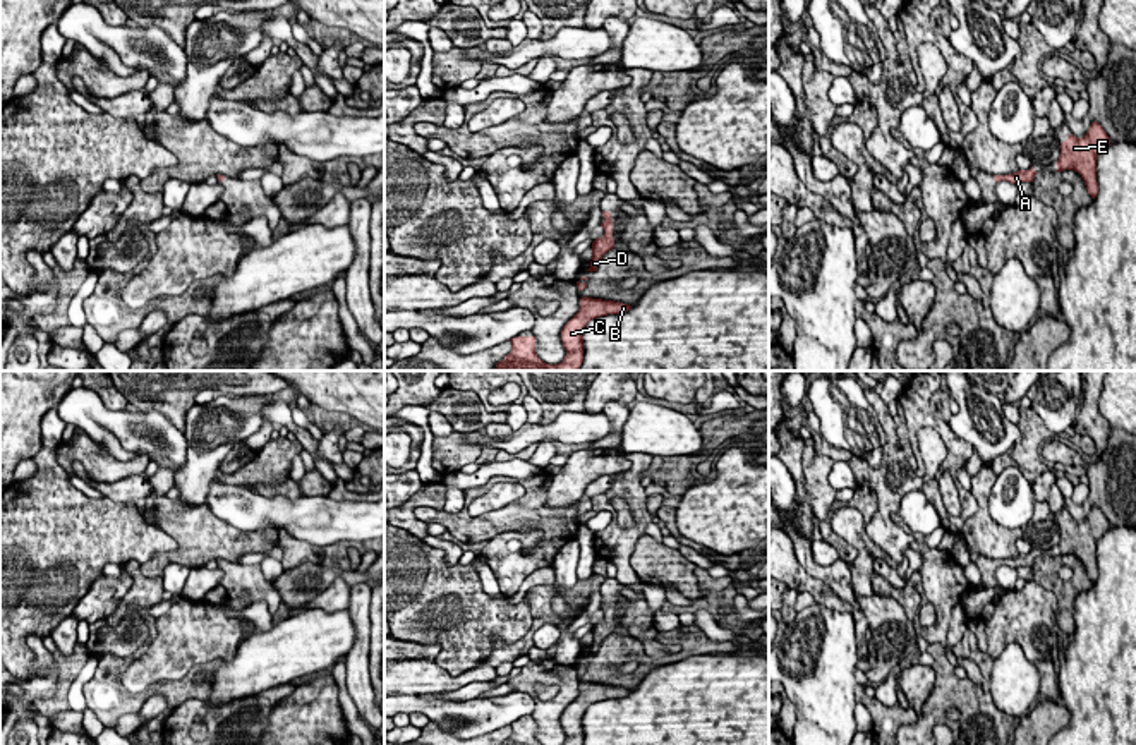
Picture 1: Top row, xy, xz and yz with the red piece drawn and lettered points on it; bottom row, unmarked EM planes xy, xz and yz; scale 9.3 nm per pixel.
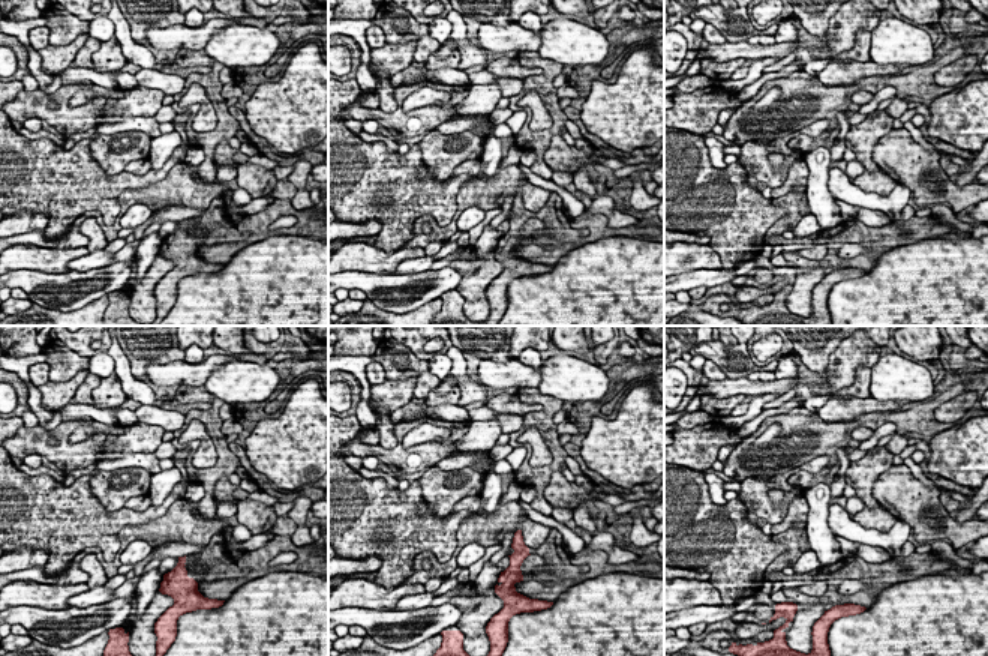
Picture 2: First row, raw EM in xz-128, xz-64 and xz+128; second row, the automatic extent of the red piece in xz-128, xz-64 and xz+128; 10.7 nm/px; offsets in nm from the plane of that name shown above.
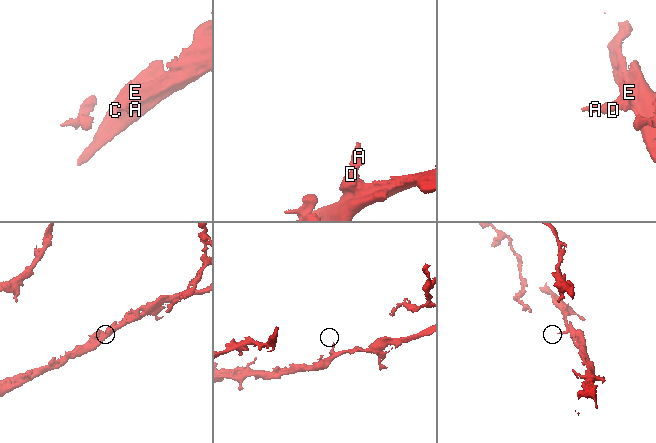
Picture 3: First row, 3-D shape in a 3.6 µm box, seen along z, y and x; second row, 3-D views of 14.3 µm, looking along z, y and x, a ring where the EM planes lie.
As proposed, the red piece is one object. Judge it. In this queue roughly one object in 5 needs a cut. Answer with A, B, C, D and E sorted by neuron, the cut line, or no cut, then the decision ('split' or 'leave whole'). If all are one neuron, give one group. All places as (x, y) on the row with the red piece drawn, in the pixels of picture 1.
A B C D E; no cut; leave whole

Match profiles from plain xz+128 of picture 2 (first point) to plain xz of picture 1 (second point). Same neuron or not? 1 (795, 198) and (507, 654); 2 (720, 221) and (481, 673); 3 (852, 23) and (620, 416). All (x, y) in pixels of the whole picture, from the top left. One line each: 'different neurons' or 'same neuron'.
1: same neuron
2: different neurons
3: different neurons

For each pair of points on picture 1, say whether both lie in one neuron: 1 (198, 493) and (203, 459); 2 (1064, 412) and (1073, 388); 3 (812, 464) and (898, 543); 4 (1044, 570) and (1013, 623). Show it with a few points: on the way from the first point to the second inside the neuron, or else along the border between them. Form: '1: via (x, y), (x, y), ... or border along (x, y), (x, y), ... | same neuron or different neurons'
1: via (198, 484), (198, 471), (201, 467) | same neuron
2: via (1064, 407), (1068, 393) | same neuron
3: border along (810, 440), (819, 454), (834, 460) | different neurons
4: border along (1032, 581), (1054, 594), (1057, 610) | different neurons

